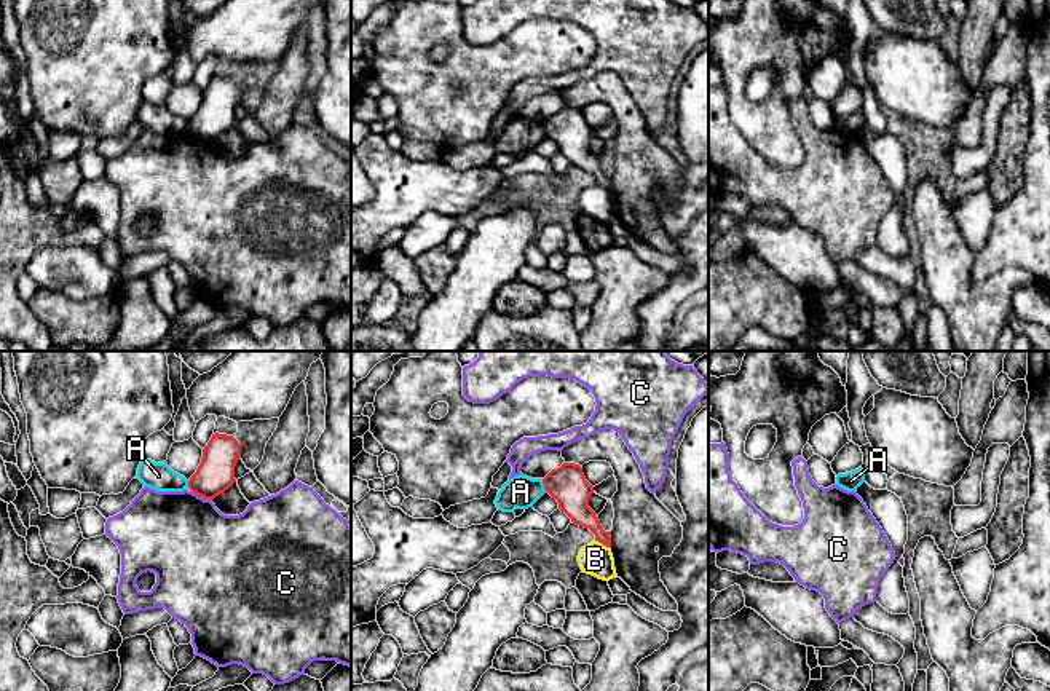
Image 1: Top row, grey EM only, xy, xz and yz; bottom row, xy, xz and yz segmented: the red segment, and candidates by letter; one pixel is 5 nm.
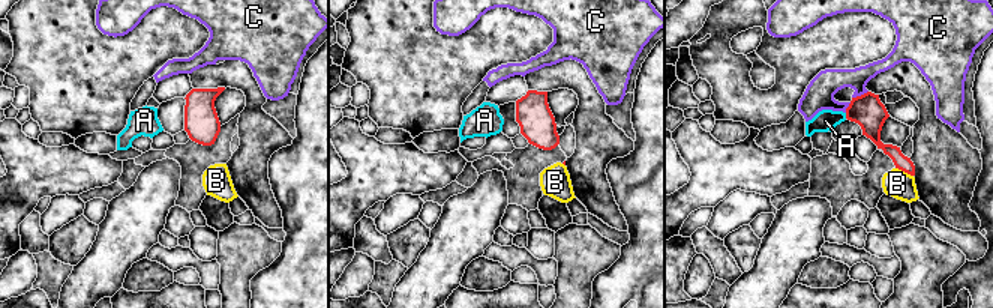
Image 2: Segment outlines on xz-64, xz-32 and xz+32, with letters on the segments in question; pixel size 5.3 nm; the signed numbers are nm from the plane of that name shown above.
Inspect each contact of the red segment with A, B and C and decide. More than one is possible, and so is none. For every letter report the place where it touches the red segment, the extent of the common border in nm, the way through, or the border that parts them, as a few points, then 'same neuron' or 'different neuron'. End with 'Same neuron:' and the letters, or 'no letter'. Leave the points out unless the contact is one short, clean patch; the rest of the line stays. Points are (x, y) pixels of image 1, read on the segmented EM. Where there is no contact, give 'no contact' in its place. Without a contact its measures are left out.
A: meets red in xz at (544, 485); contact 80 nm long; border along xz (541, 479), (546, 492); different neuron
B: meets red in xz at (602, 543); contact 80 nm long; border along xz (596, 540), (608, 548); different neuron
C: meets red in xy at (201, 497); contact 120 nm long; different neuron
Same neuron: no letter

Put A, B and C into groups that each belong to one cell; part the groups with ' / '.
A / B / C

